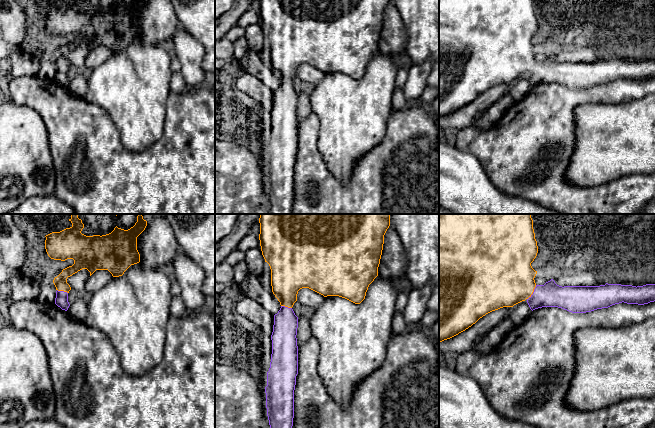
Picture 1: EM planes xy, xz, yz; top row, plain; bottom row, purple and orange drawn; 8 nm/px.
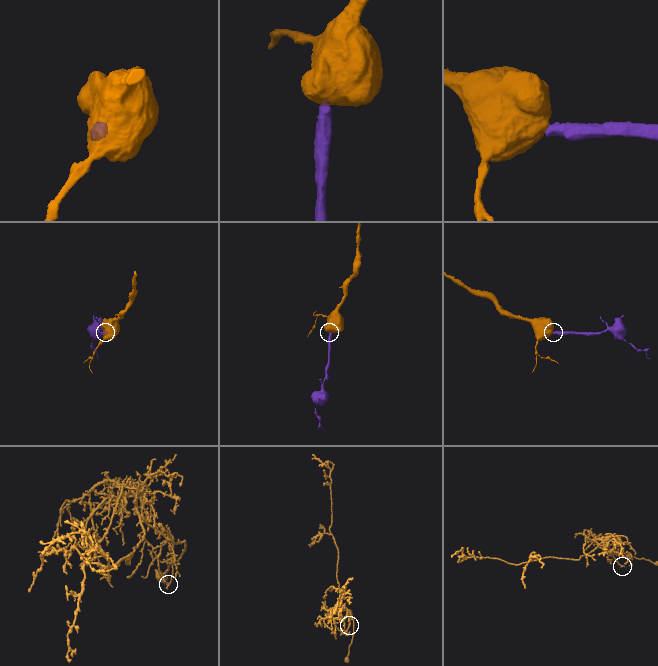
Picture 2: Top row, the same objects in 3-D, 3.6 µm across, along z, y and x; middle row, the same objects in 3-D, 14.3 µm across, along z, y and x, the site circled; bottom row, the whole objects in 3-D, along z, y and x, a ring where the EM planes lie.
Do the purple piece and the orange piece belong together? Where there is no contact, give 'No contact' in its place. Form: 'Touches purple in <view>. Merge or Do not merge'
Touches purple in yz. Merge

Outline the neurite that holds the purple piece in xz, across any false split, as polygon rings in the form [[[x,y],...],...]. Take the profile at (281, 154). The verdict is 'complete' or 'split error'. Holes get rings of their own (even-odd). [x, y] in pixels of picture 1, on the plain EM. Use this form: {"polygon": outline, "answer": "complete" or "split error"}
{"polygon": [[[260,0],[260,22],[262,31],[271,45],[272,68],[281,84],[274,91],[272,130],[267,148],[266,184],[270,201],[270,214],[291,214],[294,194],[294,166],[298,150],[297,104],[298,93],[292,83],[297,77],[298,67],[309,64],[324,73],[339,72],[360,80],[369,61],[378,52],[378,43],[384,20],[384,11],[390,0]]], "answer": "split error"}

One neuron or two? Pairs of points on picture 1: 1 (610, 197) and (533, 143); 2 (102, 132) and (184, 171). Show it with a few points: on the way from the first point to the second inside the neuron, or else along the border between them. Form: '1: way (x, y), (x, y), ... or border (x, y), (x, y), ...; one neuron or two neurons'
1: way (586, 197), (571, 197), (539, 167); one neuron
2: way (113, 155), (129, 171), (161, 171); one neuron

